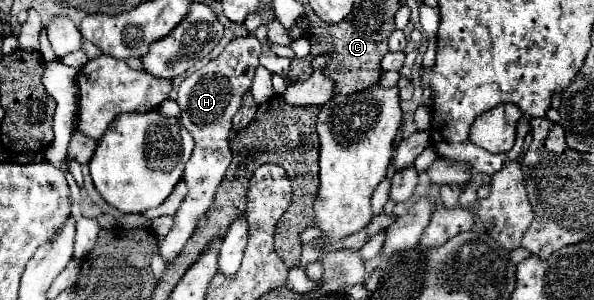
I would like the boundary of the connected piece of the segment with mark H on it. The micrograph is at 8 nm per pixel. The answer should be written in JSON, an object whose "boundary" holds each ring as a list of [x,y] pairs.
{"boundary":[[[254,35],[236,37],[224,47],[224,51],[216,59],[212,59],[208,65],[188,75],[178,89],[176,103],[182,109],[178,119],[194,137],[194,151],[184,169],[184,183],[188,187],[188,195],[184,197],[174,215],[174,225],[170,233],[160,241],[160,257],[164,259],[166,265],[174,263],[178,255],[184,251],[190,235],[196,231],[200,217],[212,205],[214,193],[232,161],[234,155],[230,149],[232,117],[240,111],[242,99],[252,87],[254,71],[260,65],[260,55],[262,45]]]}

